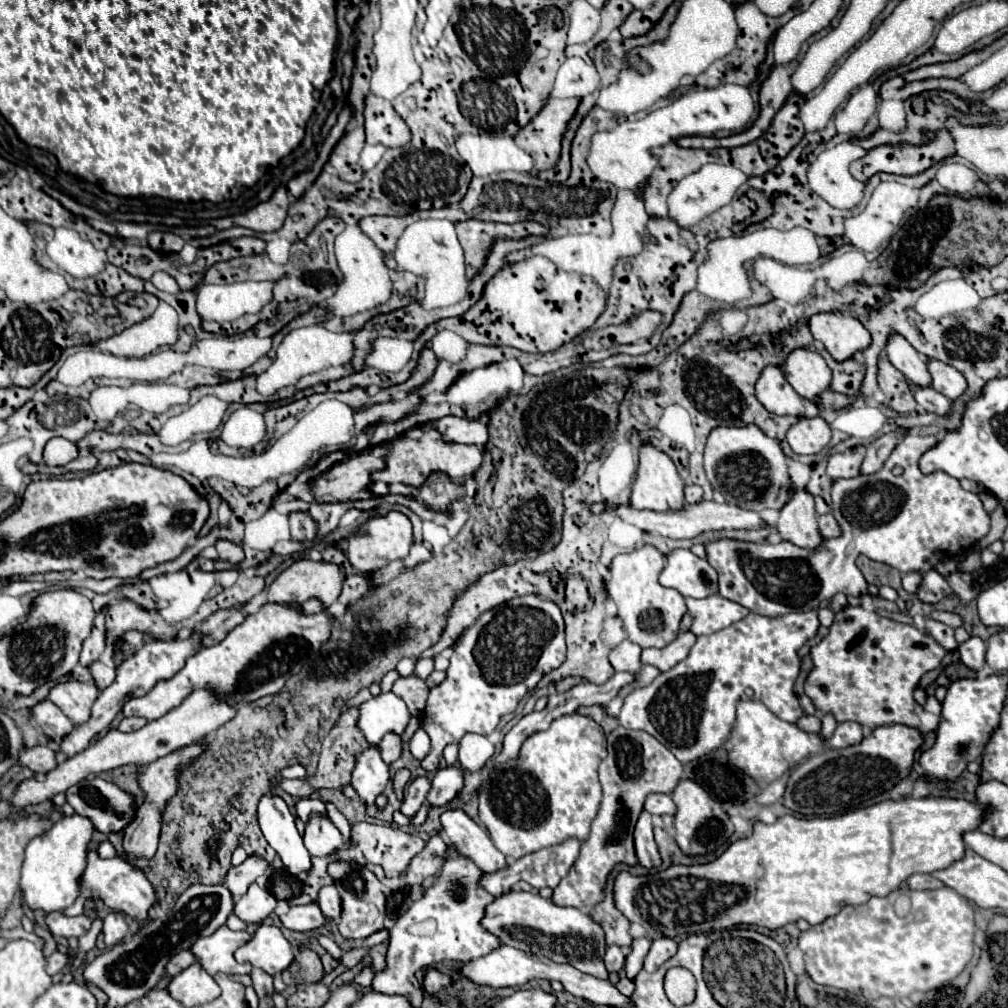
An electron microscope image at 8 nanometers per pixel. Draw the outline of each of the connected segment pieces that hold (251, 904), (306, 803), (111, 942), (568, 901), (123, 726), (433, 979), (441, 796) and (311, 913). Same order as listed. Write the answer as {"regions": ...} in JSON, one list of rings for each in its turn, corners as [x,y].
{"regions":[[[[251,884],[247,894],[235,902],[233,912],[243,922],[263,922],[275,910],[275,906],[277,906],[277,898],[269,888]]],[[[303,798],[303,800],[297,800],[295,812],[297,812],[297,816],[299,816],[303,822],[307,822],[307,816],[309,816],[311,812],[323,812],[323,814],[325,814],[325,806],[323,806],[321,800]]],[[[111,912],[105,916],[103,920],[103,936],[105,936],[105,944],[107,946],[115,946],[117,942],[121,942],[129,932],[129,926],[125,922],[125,914],[121,912]]],[[[617,726],[607,736],[607,758],[599,766],[599,780],[603,786],[603,800],[599,812],[591,824],[589,838],[583,842],[579,858],[571,866],[569,874],[559,882],[553,890],[553,904],[573,906],[573,908],[589,908],[603,898],[603,886],[617,862],[635,864],[633,850],[633,828],[639,812],[643,810],[643,802],[651,792],[671,794],[681,778],[683,766],[681,762],[651,734],[643,730],[629,730]]],[[[123,718],[121,724],[119,724],[119,730],[121,732],[133,732],[133,730],[139,730],[147,724],[147,720],[143,718]]],[[[429,968],[429,970],[425,972],[425,976],[423,976],[423,986],[425,986],[425,990],[427,990],[429,994],[437,994],[437,992],[453,986],[453,980],[451,980],[449,974],[439,972],[437,968]]],[[[455,762],[453,766],[445,766],[443,770],[437,770],[433,774],[427,800],[431,806],[445,806],[461,792],[461,788],[463,788],[463,768],[459,762]]],[[[305,904],[305,906],[293,906],[287,914],[279,916],[281,924],[289,930],[297,932],[309,932],[325,924],[325,916],[321,914],[317,904]]]]}

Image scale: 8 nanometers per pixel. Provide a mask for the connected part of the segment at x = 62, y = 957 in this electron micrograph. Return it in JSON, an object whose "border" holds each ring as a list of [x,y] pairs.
{"border":[[[53,952],[47,960],[47,972],[51,976],[55,976],[57,972],[61,972],[65,966],[69,964],[69,956],[67,954],[61,954],[61,952]]]}

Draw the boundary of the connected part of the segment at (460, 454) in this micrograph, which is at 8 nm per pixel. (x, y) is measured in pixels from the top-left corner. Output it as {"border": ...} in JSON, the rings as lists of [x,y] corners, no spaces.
{"border":[[[433,426],[425,430],[421,440],[411,440],[403,434],[383,444],[383,448],[389,450],[389,454],[385,454],[383,458],[387,460],[387,468],[383,468],[383,472],[375,472],[375,476],[371,478],[381,480],[385,484],[403,482],[403,484],[419,486],[435,470],[449,474],[455,482],[465,482],[465,476],[469,472],[475,472],[481,464],[481,450],[475,448],[475,444],[447,444],[447,440],[443,440],[443,436],[439,436],[439,432],[435,432]]]}

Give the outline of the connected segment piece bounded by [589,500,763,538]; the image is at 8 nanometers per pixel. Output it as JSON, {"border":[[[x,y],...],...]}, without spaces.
{"border":[[[599,502],[599,504],[589,504],[591,514],[601,514],[609,510],[613,516],[649,532],[657,532],[665,538],[695,538],[701,532],[707,530],[723,530],[723,528],[759,528],[763,524],[761,516],[757,512],[743,510],[735,504],[717,504],[717,502],[695,502],[687,504],[687,508],[669,508],[667,512],[651,512],[651,510],[635,510],[631,506],[611,506],[609,502]]]}

